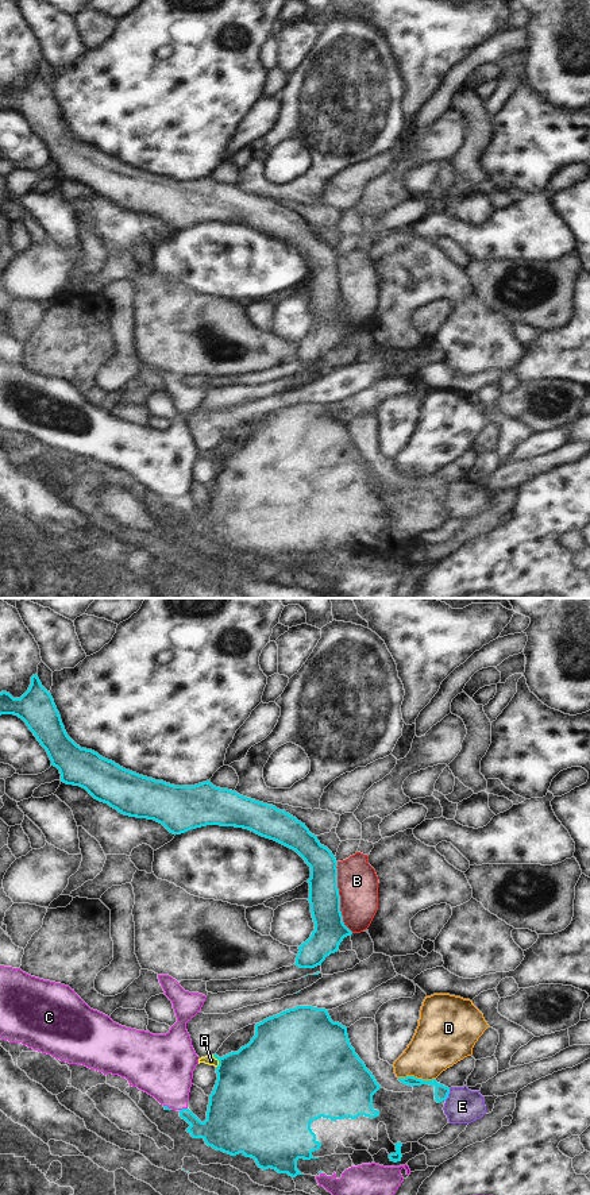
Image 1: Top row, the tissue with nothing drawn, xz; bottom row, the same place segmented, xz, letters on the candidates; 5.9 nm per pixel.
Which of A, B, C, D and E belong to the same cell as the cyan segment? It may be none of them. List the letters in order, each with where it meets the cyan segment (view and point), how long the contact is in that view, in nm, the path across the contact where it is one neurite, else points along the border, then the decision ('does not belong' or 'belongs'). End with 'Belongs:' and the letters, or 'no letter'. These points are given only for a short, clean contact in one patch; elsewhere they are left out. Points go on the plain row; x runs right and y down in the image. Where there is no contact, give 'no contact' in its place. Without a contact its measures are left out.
A: meets cyan in xz at (218, 454); contact 80 nm long; runs through xz (251, 478), (218, 454), (211, 455); belongs
B: meets cyan in xz at (339, 292); contact 440 nm long; does not belong
C: meets cyan in xz at (182, 504); contact 60 nm long; border along xz (186, 502), (178, 505); does not belong
D: meets cyan in xz at (416, 473); contact 220 nm long; does not belong
E: meets cyan in xz at (448, 488); contact 80 nm long; border along xz (450, 484), (444, 494); does not belong
Belongs: A

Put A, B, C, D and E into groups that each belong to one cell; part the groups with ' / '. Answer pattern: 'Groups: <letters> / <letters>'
Groups: A / B / C / D / E

